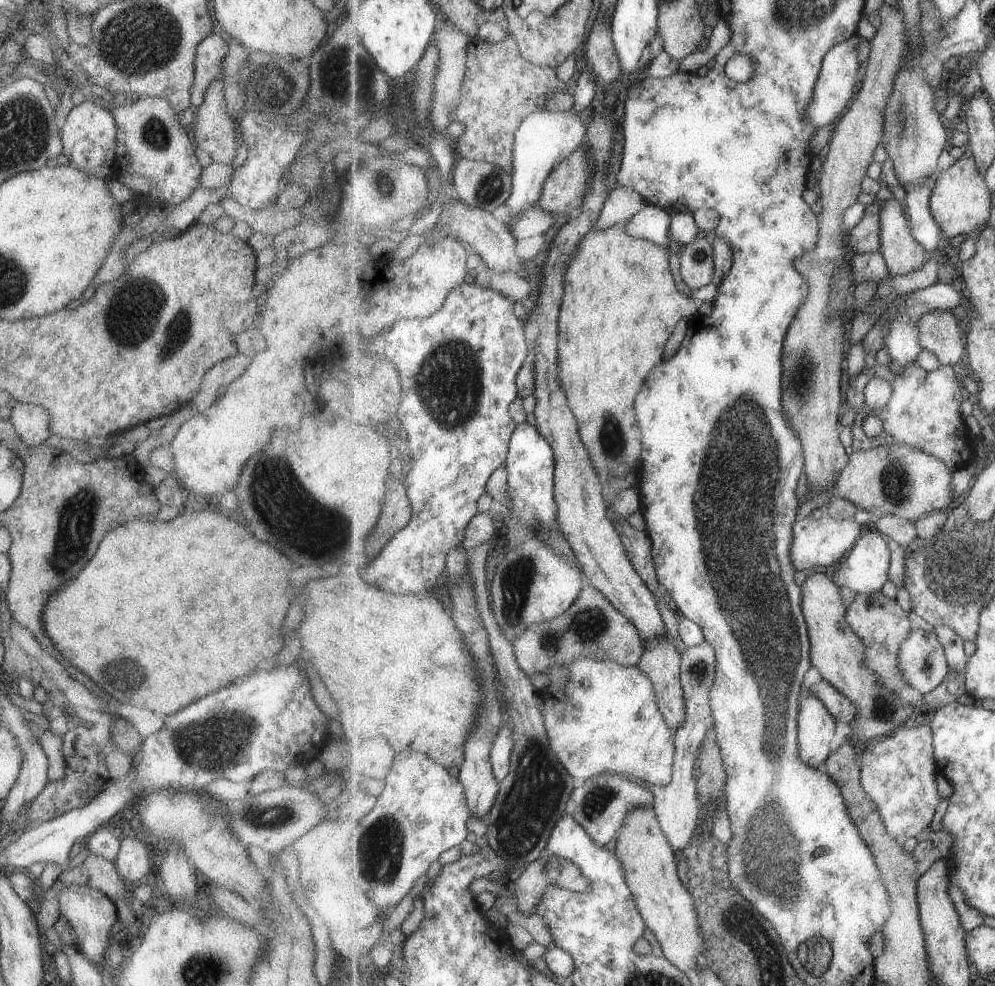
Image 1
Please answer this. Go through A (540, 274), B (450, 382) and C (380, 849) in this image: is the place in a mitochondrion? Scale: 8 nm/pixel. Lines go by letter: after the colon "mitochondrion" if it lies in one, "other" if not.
A: other
B: mitochondrion
C: mitochondrion

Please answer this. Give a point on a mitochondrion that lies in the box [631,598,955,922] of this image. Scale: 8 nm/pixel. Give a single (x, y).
(883, 709)

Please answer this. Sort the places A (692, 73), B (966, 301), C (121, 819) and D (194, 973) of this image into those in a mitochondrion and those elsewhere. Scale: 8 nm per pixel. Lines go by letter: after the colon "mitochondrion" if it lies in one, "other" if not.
A: other
B: other
C: other
D: mitochondrion

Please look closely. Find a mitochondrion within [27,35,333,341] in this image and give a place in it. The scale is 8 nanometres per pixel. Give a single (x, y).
(155, 132)

